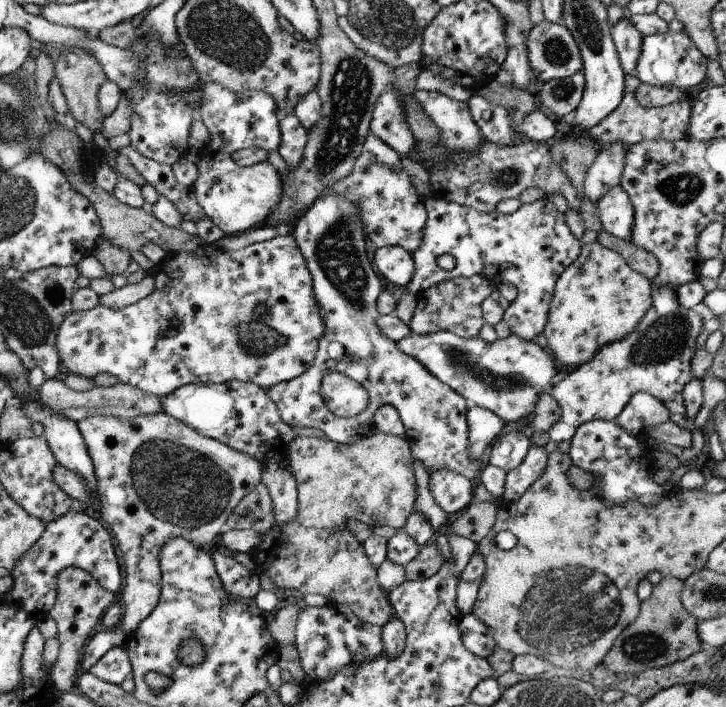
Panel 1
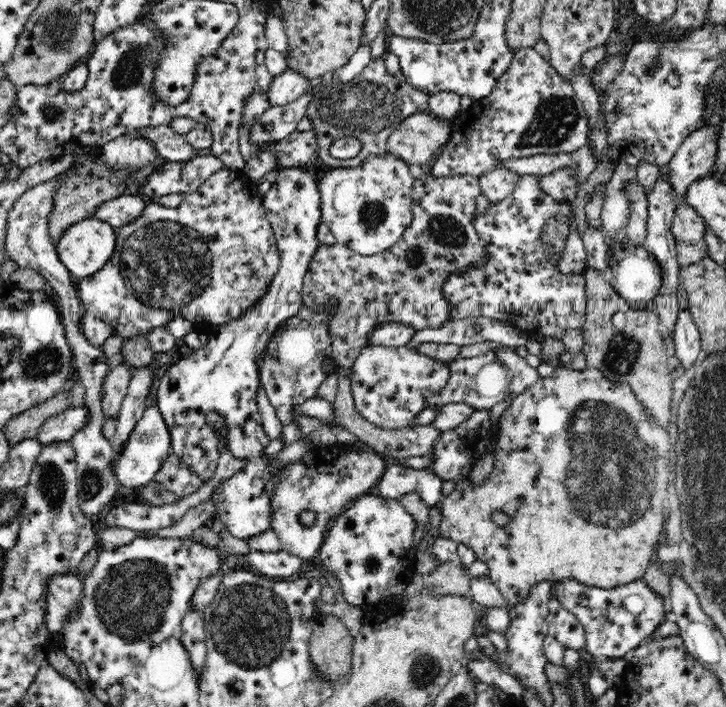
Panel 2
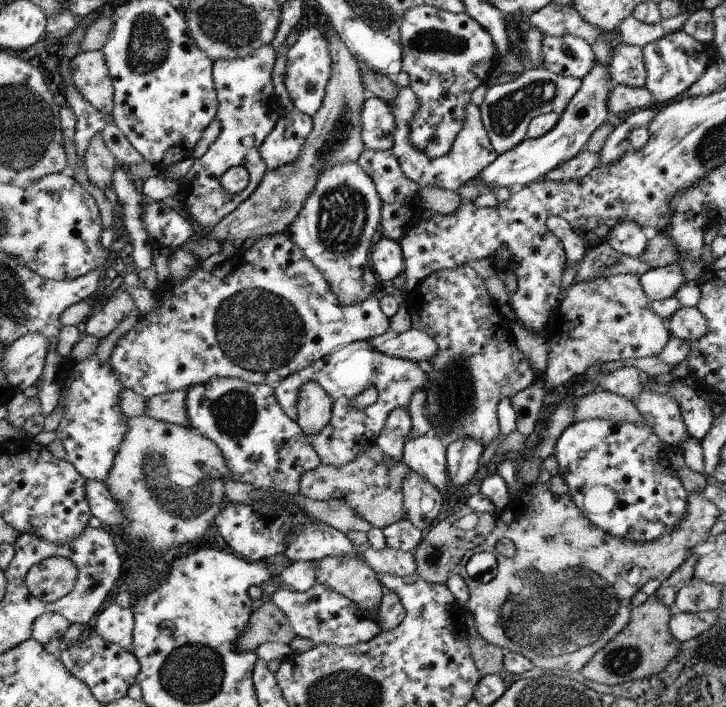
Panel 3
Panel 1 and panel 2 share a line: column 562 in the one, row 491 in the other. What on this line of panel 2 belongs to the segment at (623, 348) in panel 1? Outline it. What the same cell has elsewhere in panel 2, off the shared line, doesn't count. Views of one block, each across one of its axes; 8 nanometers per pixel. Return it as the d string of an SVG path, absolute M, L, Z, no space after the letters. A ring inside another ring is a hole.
M390 466L375 487L375 494L382 499L400 501L405 494L418 493L430 507L442 500L443 481L431 468L410 469L404 466Z

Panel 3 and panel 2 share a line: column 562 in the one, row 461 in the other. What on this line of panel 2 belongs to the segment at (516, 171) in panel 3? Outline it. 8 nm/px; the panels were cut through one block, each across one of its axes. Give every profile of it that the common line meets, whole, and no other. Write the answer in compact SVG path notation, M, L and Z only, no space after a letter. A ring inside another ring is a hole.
M155 399L150 406L146 406L144 415L136 424L132 436L126 442L126 446L124 446L124 450L120 452L120 456L115 456L114 462L112 462L111 471L116 475L116 479L120 481L123 494L135 487L150 485L154 481L158 470L162 468L164 460L168 458L171 448L170 431L168 431L168 426L165 424Z

